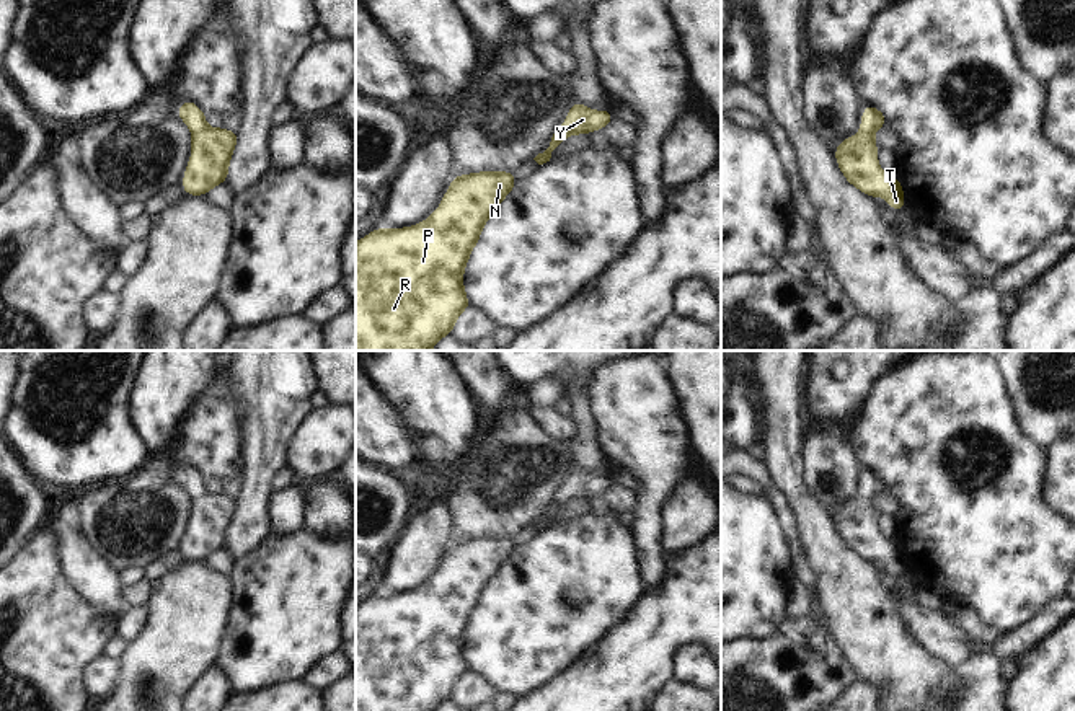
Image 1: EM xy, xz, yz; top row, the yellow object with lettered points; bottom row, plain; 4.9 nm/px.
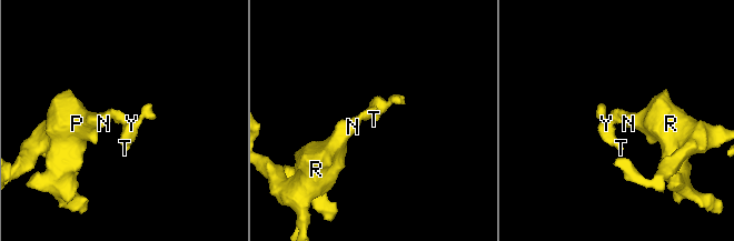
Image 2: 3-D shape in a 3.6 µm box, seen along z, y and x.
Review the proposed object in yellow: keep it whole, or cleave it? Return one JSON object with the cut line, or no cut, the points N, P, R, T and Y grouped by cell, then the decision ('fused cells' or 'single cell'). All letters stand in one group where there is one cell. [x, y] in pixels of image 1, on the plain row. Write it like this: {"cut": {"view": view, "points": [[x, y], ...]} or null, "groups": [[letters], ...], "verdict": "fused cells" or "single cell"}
{"cut": null, "groups": [["N", "P", "R", "T", "Y"]], "verdict": "single cell"}

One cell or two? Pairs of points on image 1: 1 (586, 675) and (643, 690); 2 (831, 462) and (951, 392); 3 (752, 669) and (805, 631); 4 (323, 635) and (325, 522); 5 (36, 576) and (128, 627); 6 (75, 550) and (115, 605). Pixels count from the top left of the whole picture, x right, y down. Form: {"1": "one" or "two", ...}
{"1": "one", "2": "two", "3": "one", "4": "two", "5": "two", "6": "one"}

